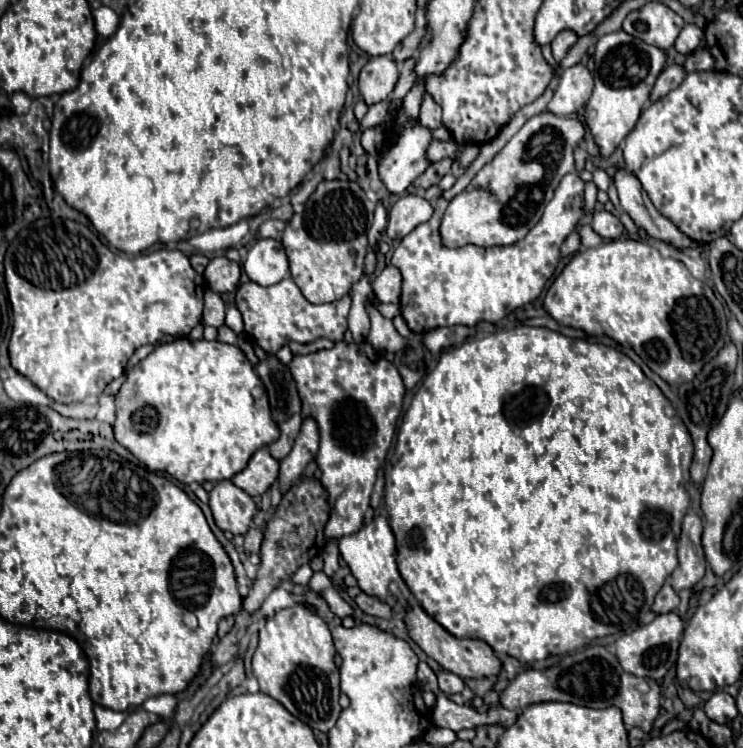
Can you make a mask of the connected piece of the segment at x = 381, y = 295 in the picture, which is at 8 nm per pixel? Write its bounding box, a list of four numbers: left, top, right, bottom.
[372,266,402,304]

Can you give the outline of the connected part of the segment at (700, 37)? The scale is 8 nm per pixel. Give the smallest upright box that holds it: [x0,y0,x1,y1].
[676,24,704,56]

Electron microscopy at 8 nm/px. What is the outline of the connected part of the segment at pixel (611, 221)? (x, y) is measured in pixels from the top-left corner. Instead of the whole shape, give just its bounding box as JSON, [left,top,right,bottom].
[592,210,624,240]

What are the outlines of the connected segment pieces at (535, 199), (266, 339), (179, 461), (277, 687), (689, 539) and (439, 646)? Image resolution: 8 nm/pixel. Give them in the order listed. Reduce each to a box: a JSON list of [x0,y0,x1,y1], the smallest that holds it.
[[440,112,592,248],[238,276,350,354],[114,340,280,484],[252,606,342,732],[672,514,706,590],[406,606,502,678]]

